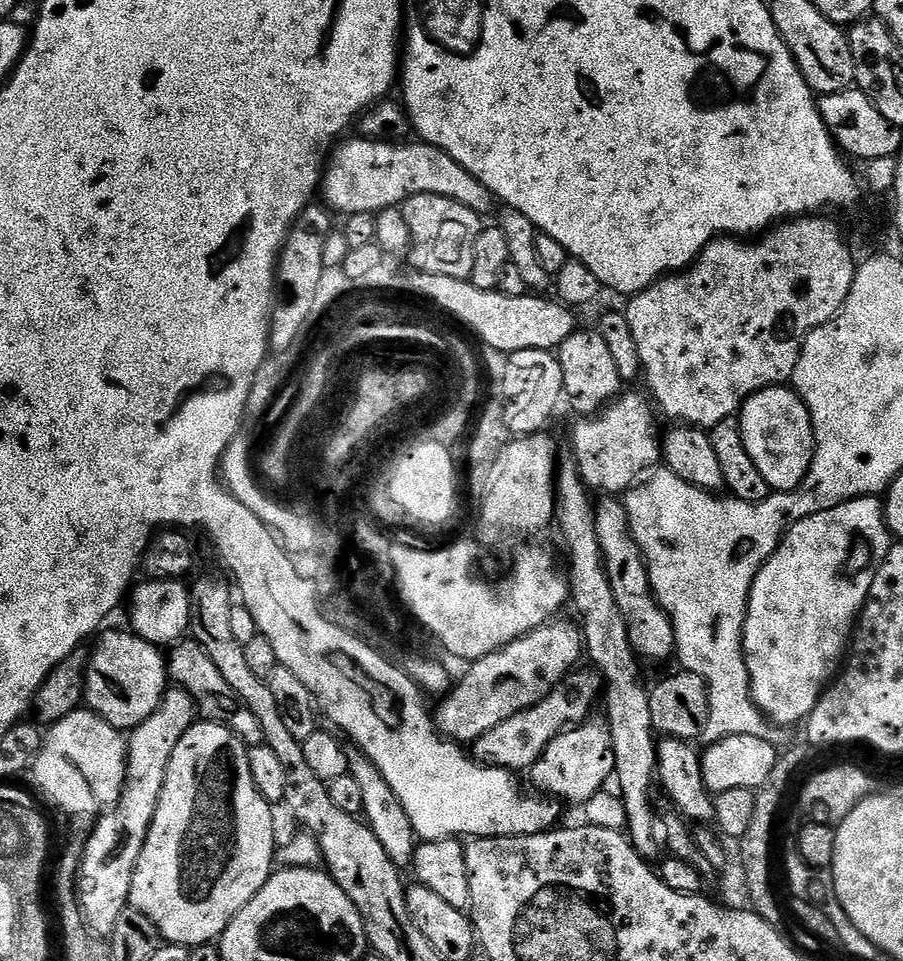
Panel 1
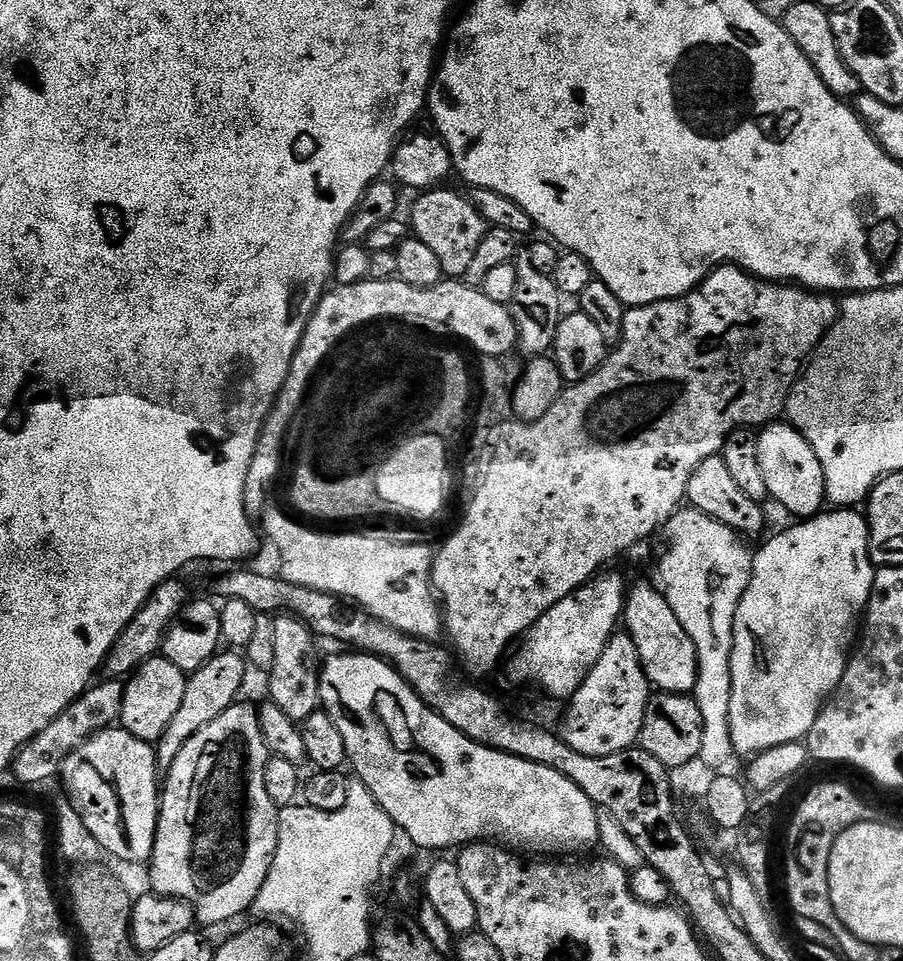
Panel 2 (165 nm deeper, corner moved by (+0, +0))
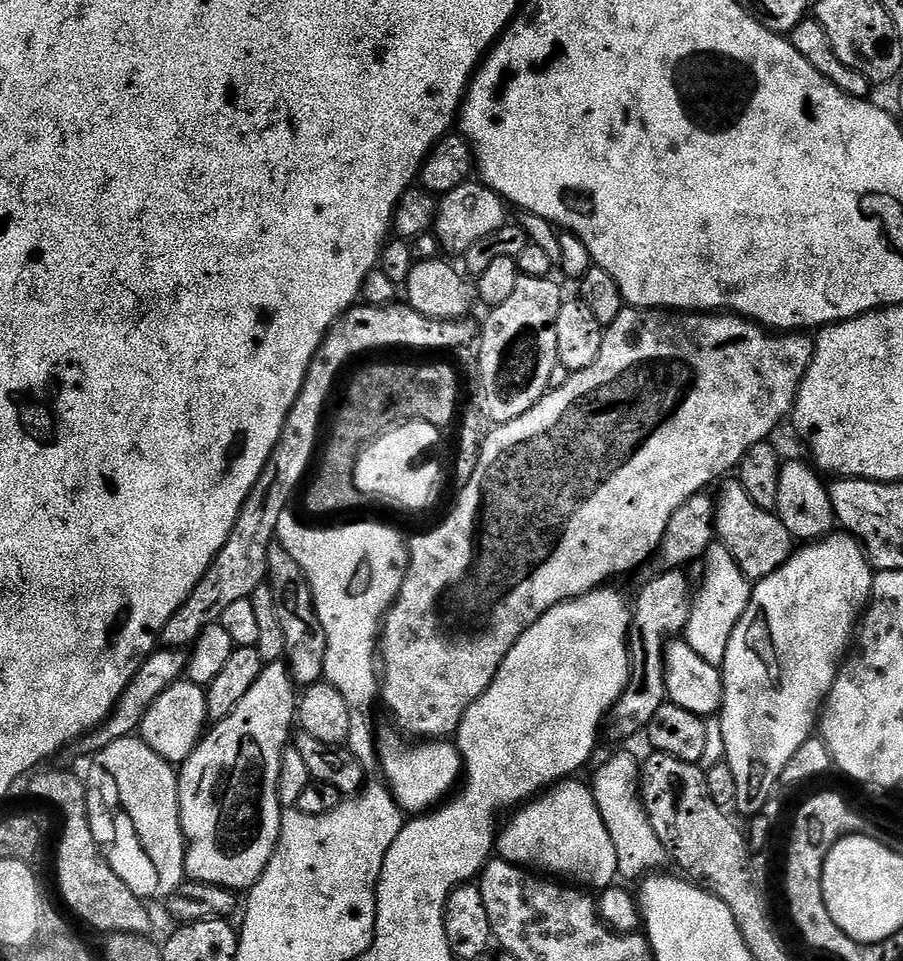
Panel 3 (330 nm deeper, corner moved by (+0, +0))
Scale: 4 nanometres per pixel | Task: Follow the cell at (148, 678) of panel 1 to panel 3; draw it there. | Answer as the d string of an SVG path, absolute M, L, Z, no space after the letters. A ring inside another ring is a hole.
M181 678L174 686L170 686L170 690L162 690L158 702L150 706L139 735L148 743L150 750L154 750L154 754L158 754L170 765L179 766L190 758L208 723L208 698L205 689L187 678Z

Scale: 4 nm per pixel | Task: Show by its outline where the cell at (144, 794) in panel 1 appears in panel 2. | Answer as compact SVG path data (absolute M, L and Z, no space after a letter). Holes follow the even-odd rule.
M220 650L208 663L188 676L186 698L182 700L182 707L178 710L178 714L174 714L174 722L170 722L166 734L155 745L156 763L161 769L171 768L174 758L182 754L182 746L186 746L186 742L190 742L190 738L194 738L198 730L214 722L218 714L222 714L231 704L241 699L240 691L244 688L244 679L247 678L248 672L250 673L249 665L239 651Z

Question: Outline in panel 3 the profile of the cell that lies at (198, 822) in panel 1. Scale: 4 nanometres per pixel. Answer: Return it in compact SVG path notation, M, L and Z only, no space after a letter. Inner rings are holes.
M287 663L265 664L258 682L250 686L246 698L242 698L224 720L215 721L205 731L190 758L179 765L180 825L186 845L184 871L189 881L233 890L250 890L260 881L280 837L282 809L278 798L278 774L282 754L289 747L294 732L297 703L298 688L292 683Z

